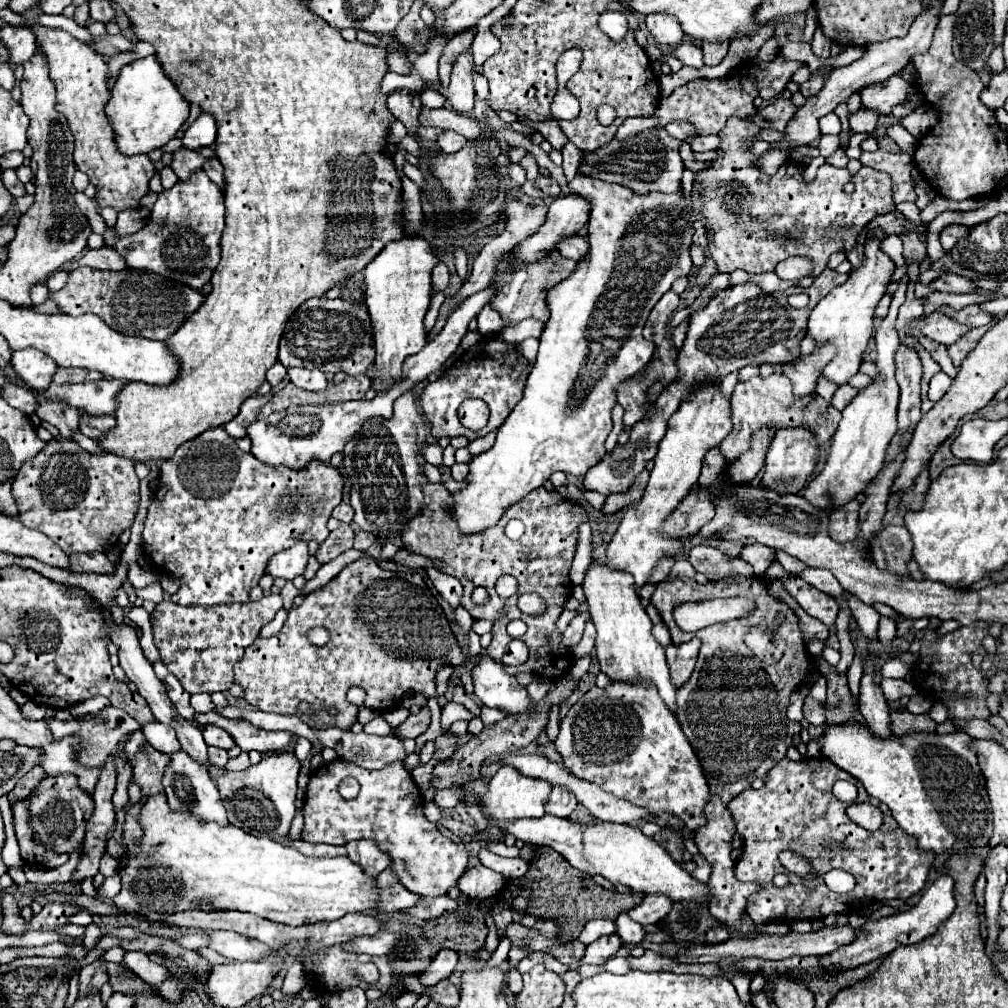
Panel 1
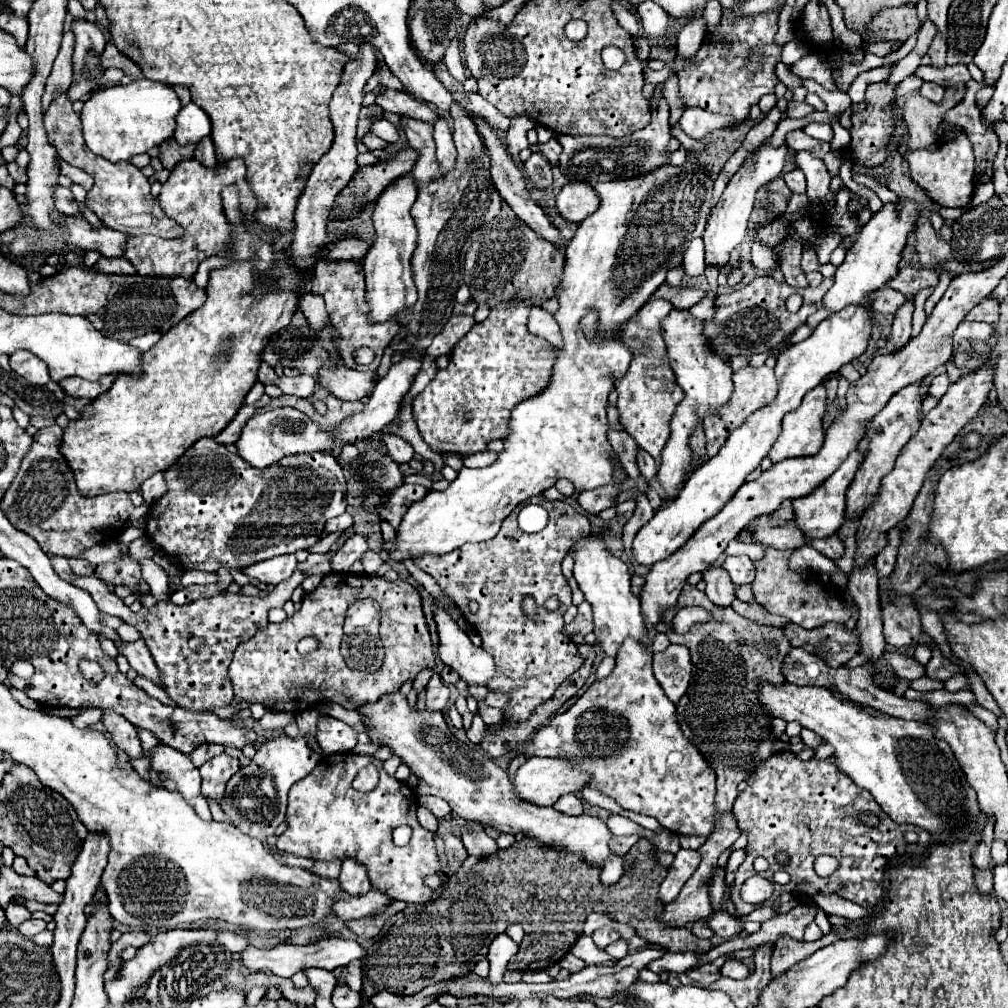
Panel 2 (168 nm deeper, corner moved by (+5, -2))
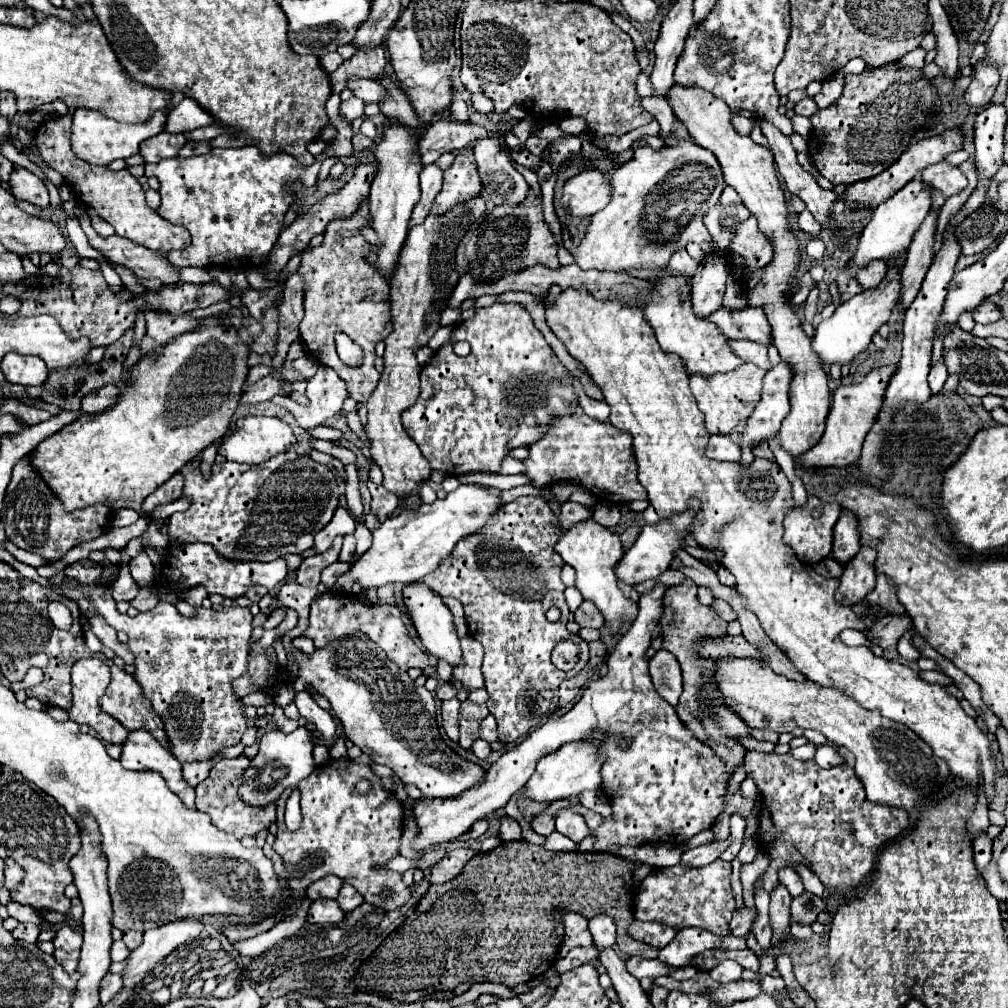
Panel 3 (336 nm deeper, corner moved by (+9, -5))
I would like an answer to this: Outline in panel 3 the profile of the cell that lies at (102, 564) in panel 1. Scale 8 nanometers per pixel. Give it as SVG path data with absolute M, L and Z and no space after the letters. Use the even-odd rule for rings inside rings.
M83 558L79 562L73 562L73 564L69 564L65 568L65 576L73 578L73 580L77 580L81 584L95 584L95 582L99 582L101 572L103 572L103 568L97 562L91 562L87 558Z

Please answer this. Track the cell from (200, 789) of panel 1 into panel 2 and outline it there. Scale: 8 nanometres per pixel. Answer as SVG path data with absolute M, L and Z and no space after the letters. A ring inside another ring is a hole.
M159 745L151 757L151 783L181 793L203 821L211 819L207 799L201 793L199 769L185 753L167 745Z

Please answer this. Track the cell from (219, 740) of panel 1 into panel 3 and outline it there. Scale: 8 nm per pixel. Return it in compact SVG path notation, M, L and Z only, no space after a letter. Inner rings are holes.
M213 760L205 762L205 764L183 764L183 778L185 778L185 782L195 788L199 782L203 782L209 776L211 766L213 766Z

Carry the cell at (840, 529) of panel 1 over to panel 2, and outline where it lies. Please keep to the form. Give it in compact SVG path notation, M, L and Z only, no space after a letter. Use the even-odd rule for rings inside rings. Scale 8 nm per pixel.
M833 533L833 535L825 537L825 539L813 539L813 541L809 541L809 545L813 549L817 549L819 553L823 553L825 557L829 557L829 559L839 559L843 555L843 551L845 551L843 541L839 539L837 533Z

